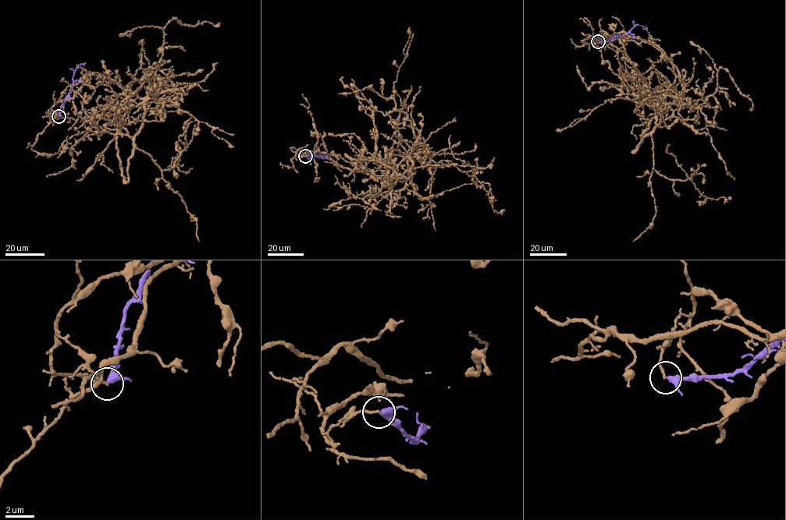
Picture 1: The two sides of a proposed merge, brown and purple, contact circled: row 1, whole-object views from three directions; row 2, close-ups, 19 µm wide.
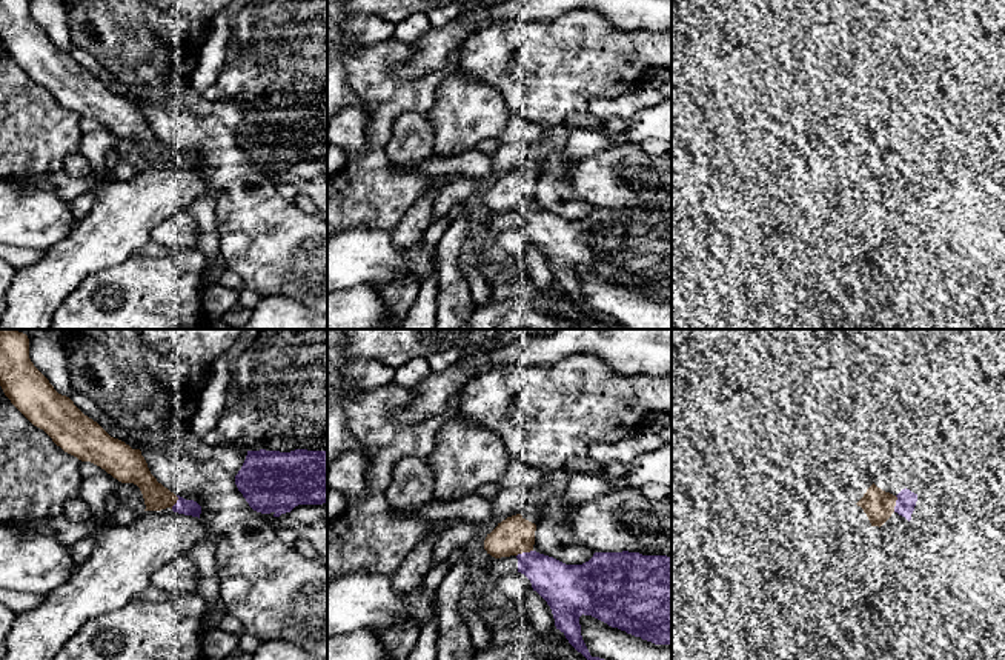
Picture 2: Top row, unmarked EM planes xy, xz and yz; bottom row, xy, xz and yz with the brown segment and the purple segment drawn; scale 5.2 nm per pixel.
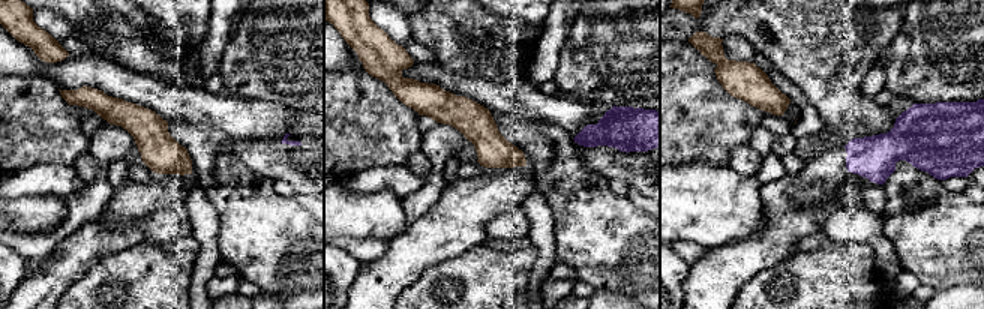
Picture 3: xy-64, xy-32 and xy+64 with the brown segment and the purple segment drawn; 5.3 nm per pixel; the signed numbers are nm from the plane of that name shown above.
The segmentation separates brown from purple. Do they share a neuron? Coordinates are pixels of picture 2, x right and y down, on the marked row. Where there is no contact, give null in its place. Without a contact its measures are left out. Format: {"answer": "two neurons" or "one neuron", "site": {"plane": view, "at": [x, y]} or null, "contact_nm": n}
{"answer": "two neurons", "site": {"plane": "xz", "at": [524, 551]}, "contact_nm": 90}

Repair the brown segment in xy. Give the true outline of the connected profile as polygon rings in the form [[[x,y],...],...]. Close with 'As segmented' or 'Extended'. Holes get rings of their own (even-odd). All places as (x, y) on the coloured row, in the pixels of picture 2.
[[[0,329],[0,386],[11,403],[65,452],[91,462],[121,483],[140,488],[146,509],[161,511],[178,497],[151,474],[140,449],[111,437],[74,402],[58,394],[29,358],[29,338],[17,329]]]. As segmented

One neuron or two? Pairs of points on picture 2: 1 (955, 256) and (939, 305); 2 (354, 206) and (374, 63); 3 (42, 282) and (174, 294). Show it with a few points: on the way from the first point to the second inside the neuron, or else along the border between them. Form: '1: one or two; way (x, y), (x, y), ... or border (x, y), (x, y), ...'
1: two; border (925, 245), (948, 268), (988, 268)
2: one; way (372, 171), (377, 139), (377, 99)
3: two; border (111, 265), (89, 274), (56, 311)

